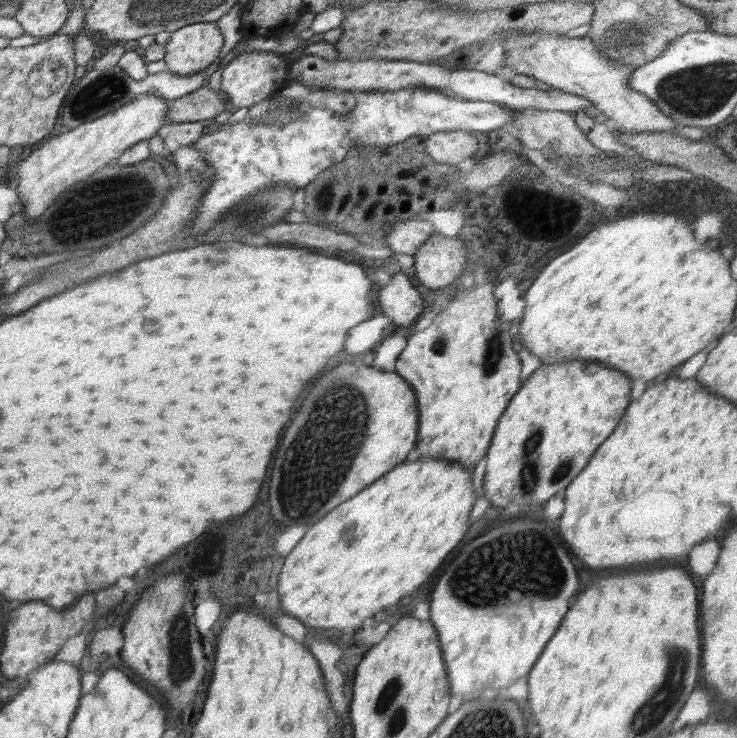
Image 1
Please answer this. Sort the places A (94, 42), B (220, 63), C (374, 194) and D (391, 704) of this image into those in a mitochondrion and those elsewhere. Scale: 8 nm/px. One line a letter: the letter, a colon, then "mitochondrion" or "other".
A: other
B: other
C: other
D: mitochondrion

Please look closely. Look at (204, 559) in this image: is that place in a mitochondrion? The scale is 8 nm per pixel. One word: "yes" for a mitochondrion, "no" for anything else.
no

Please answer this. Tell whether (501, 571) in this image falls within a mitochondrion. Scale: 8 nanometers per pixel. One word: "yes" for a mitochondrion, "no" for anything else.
yes

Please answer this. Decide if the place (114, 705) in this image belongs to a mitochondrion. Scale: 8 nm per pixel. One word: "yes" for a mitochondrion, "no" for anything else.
no

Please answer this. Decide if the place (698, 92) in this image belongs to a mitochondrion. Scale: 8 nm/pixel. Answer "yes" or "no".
yes

